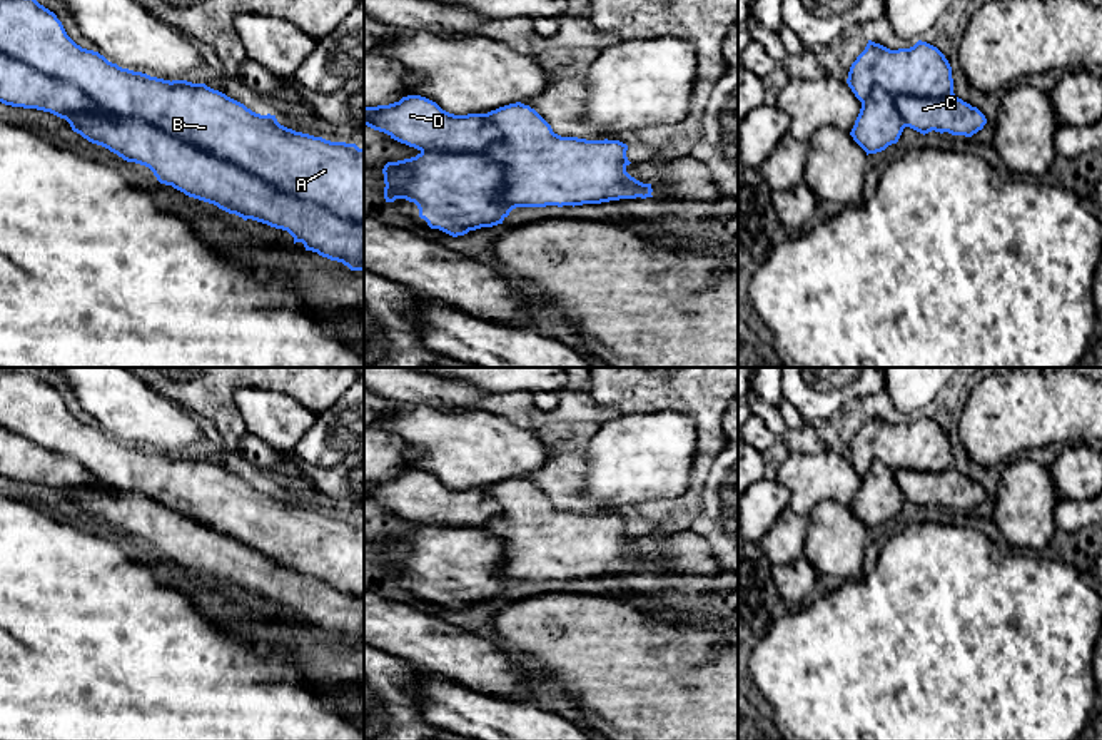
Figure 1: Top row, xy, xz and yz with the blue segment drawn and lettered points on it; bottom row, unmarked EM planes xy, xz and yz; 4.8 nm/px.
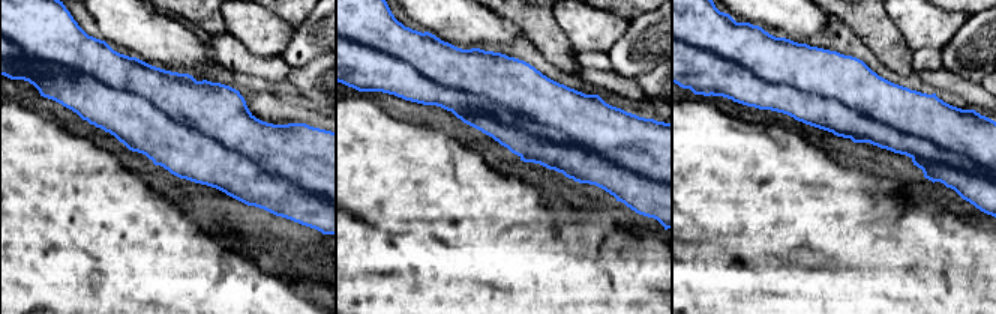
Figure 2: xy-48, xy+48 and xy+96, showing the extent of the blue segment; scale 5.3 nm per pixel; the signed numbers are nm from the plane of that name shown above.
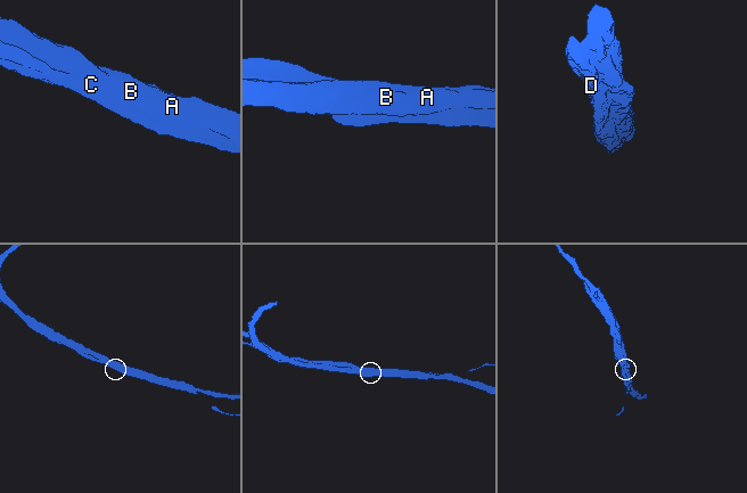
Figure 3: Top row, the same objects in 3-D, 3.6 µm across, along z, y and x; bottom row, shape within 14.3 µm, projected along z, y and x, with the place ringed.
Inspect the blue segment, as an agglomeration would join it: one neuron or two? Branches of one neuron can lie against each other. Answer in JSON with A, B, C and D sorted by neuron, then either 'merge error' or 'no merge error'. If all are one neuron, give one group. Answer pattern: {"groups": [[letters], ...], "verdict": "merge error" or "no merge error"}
{"groups": [["A", "B", "C"], ["D"]], "verdict": "merge error"}

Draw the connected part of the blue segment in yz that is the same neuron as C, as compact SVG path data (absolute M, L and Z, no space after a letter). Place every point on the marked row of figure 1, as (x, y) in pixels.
M868 40L865 50L852 63L847 84L860 102L868 99L873 87L883 87L895 99L905 127L923 135L935 130L972 137L987 124L985 115L977 107L953 94L952 67L945 55L922 40L910 48L898 50Z

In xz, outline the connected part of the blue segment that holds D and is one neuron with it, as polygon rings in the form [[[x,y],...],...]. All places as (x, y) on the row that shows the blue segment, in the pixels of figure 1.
[[[421,95],[364,107],[364,125],[421,152],[483,154],[501,139],[486,114],[454,115]]]

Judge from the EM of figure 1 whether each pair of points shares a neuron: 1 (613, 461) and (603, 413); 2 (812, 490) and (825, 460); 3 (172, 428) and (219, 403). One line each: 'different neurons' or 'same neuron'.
1: different neurons
2: same neuron
3: different neurons

